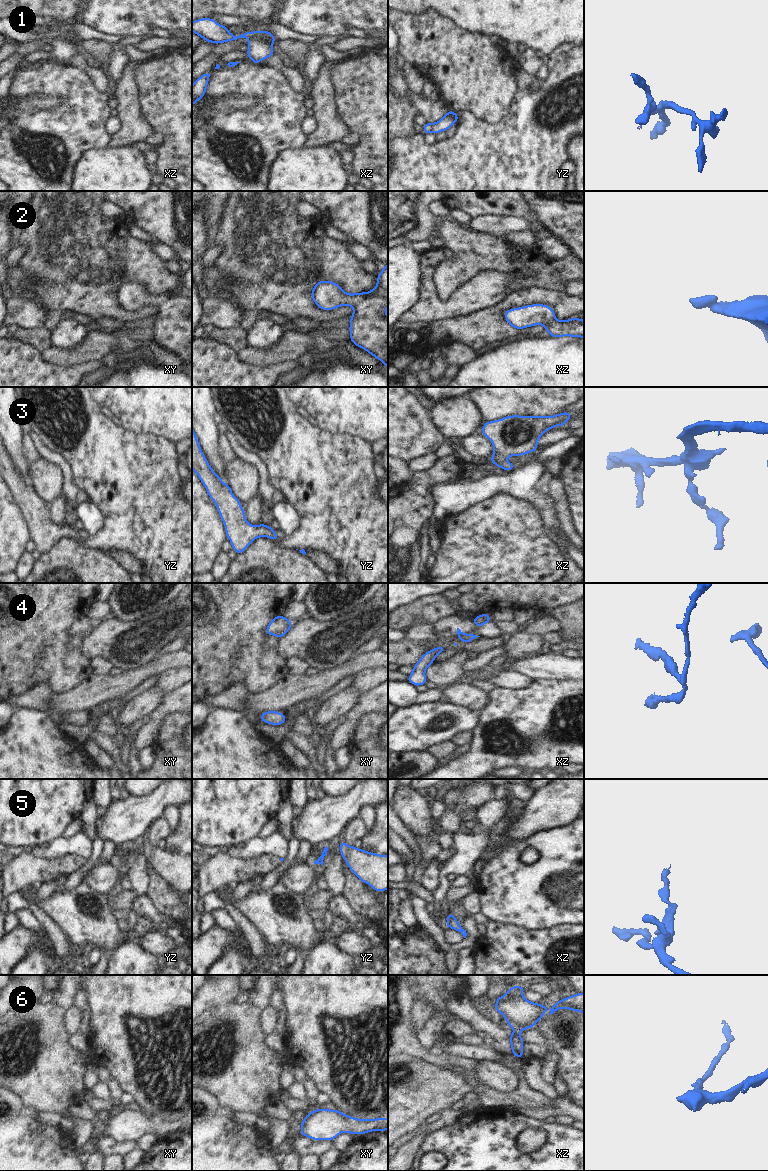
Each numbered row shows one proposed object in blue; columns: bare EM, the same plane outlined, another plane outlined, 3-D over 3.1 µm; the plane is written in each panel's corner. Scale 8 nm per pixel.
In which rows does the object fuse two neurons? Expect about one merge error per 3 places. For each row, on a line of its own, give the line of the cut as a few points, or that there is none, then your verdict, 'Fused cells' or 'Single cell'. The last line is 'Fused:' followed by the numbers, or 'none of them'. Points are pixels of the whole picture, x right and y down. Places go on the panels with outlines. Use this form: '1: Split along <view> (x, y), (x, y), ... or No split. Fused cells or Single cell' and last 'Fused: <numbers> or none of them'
1: No split. Single cell
2: No split. Single cell
3: No split. Single cell
4: No split. Single cell
5: No split. Single cell
6: No split. Single cell
Fused: none of them

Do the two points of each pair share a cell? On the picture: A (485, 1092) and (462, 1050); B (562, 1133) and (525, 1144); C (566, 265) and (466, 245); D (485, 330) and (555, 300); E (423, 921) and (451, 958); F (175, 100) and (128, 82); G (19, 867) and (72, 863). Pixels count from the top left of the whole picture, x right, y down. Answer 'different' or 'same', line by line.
A: different
B: different
C: same
D: same
E: different
F: different
G: same

